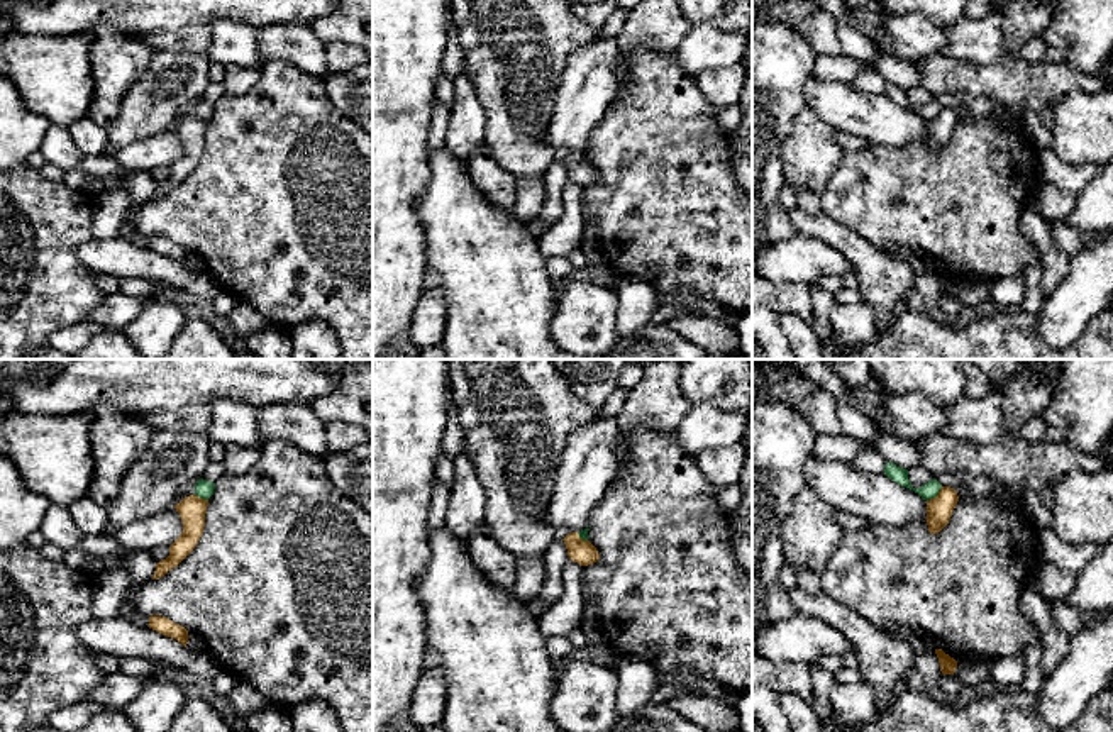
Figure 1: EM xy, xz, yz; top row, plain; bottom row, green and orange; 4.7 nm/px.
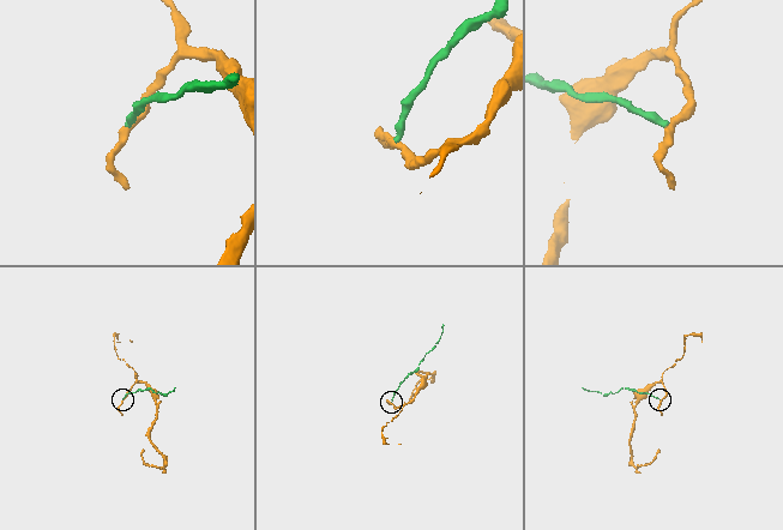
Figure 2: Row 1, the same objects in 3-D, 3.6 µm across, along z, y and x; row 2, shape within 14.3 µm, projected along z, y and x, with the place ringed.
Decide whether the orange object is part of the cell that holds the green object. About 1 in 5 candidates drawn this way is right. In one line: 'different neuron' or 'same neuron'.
different neuron

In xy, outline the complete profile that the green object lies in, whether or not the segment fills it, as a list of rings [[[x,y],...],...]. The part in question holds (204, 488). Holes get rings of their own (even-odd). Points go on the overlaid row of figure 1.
[[[198,480],[198,481],[188,481],[181,485],[176,491],[174,502],[183,500],[185,496],[197,495],[203,500],[208,500],[213,495],[215,483],[207,481],[207,480]]]

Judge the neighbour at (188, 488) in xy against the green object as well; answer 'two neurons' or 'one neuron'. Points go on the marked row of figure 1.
one neuron

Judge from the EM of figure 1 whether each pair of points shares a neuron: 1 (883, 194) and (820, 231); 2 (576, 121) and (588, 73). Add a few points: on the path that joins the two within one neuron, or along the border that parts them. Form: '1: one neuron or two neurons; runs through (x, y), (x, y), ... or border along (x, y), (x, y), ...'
1: two neurons; border along (824, 212), (871, 243)
2: one neuron; runs through (578, 109), (588, 85)

